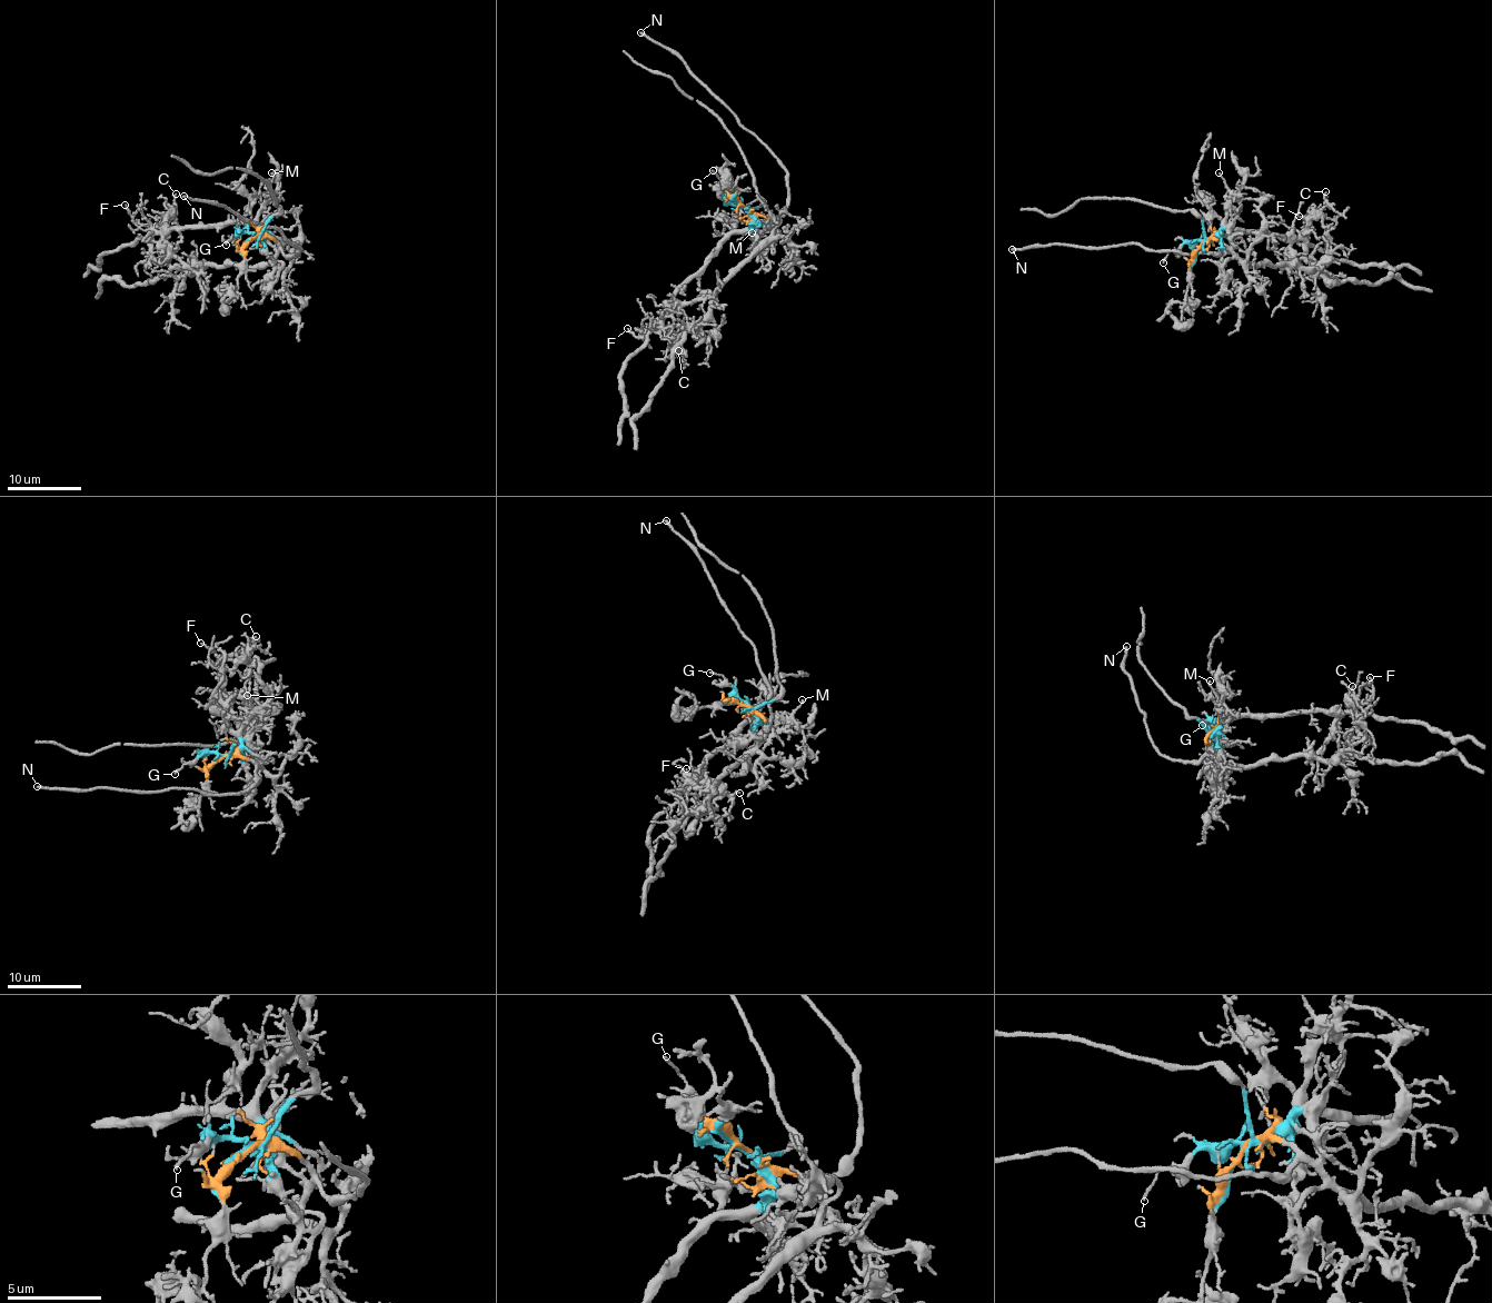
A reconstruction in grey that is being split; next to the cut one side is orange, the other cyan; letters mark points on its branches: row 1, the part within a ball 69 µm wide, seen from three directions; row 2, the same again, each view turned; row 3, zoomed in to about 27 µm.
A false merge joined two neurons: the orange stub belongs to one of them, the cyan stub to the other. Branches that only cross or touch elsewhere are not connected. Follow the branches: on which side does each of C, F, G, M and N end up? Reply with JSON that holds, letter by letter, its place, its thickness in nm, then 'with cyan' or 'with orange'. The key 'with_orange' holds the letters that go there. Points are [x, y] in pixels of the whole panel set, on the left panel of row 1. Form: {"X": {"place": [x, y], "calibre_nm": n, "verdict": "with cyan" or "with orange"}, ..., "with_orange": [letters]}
{"C": {"place": [176, 194], "calibre_nm": 120, "verdict": "with cyan"}, "F": {"place": [125, 205], "calibre_nm": 130, "verdict": "with cyan"}, "G": {"place": [226, 245], "calibre_nm": 130, "verdict": "with cyan"}, "M": {"place": [271, 172], "calibre_nm": 100, "verdict": "with cyan"}, "N": {"place": [183, 196], "calibre_nm": 240, "verdict": "with orange"}, "with_orange": ["N"]}

